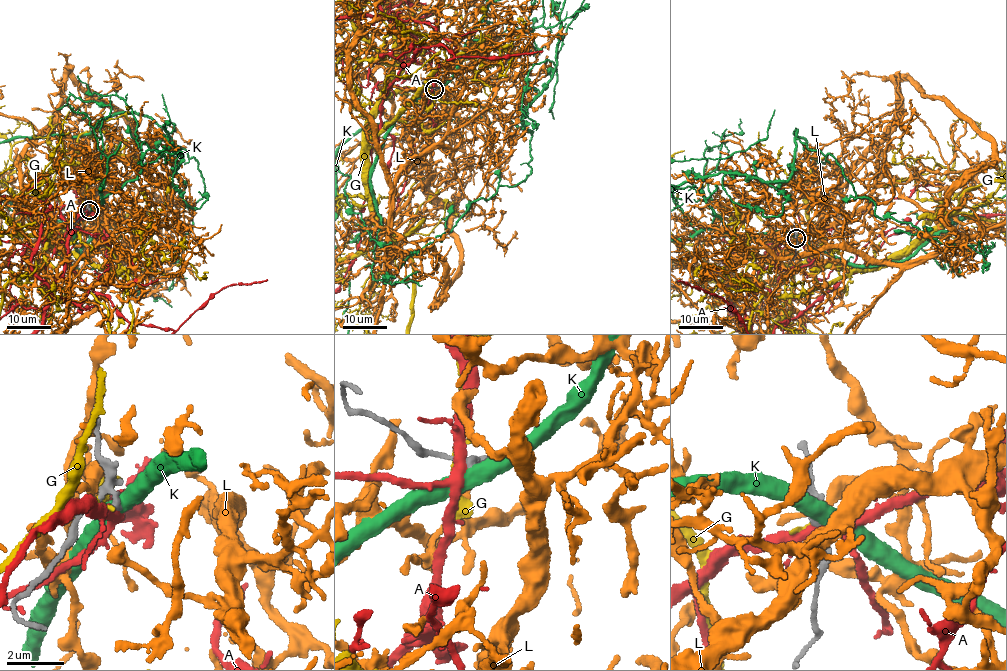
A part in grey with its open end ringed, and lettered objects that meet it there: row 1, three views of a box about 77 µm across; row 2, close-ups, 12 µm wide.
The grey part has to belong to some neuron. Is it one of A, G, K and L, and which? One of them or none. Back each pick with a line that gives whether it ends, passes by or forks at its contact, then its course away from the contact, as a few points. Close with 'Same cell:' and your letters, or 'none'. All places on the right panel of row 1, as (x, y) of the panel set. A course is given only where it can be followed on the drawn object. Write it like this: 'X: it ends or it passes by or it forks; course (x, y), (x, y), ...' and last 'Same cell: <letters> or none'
Same cell: none

